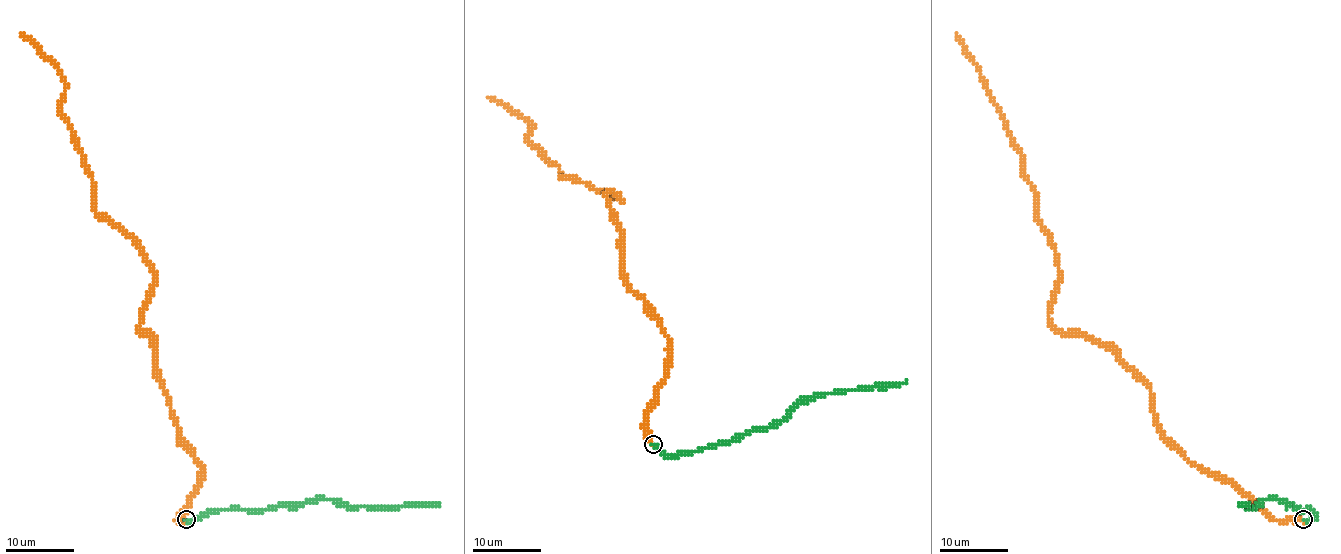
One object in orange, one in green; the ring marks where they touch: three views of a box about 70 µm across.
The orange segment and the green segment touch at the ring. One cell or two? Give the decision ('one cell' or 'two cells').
one cell

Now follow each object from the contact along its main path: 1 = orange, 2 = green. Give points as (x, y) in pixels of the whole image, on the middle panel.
1: (653, 444), (669, 336), (621, 265), (607, 191), (621, 200), (561, 176), (488, 96)
2: (653, 444), (670, 455), (703, 450), (778, 425), (800, 403), (819, 396), (892, 387), (907, 381)

